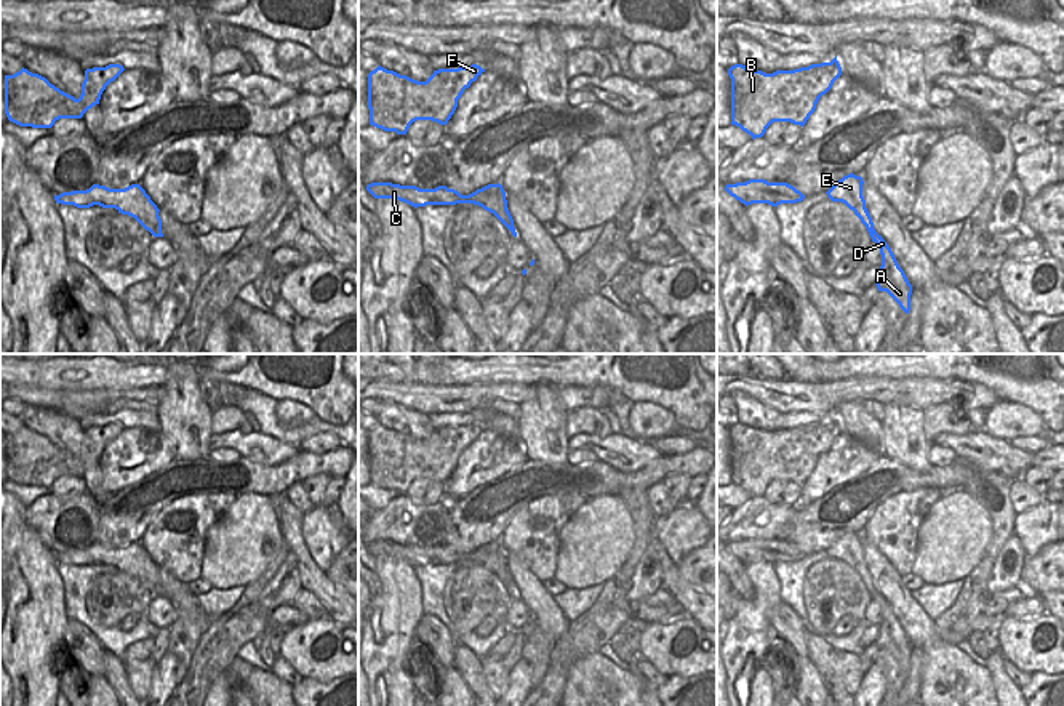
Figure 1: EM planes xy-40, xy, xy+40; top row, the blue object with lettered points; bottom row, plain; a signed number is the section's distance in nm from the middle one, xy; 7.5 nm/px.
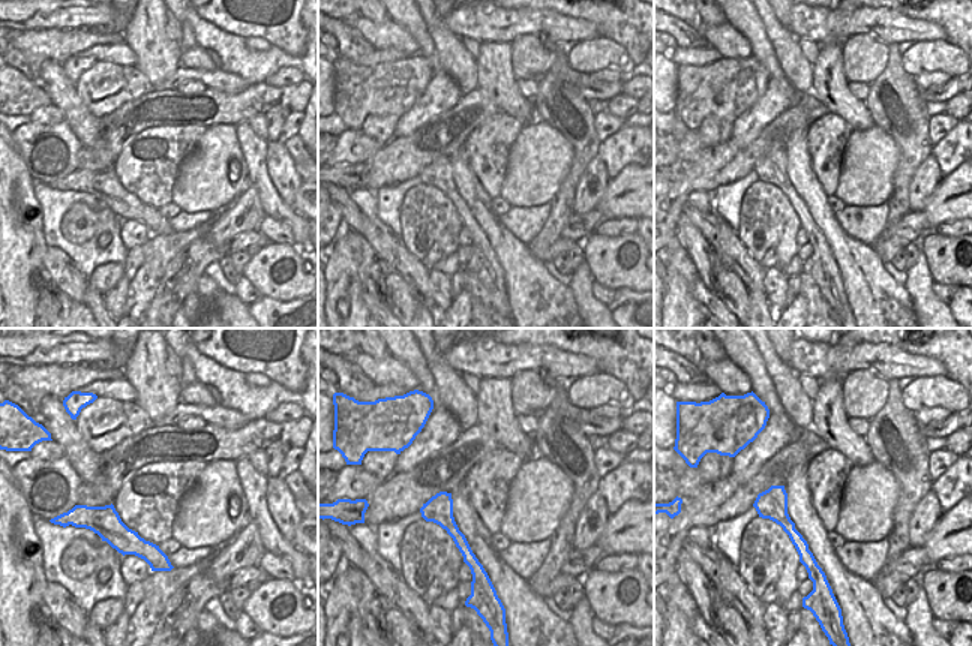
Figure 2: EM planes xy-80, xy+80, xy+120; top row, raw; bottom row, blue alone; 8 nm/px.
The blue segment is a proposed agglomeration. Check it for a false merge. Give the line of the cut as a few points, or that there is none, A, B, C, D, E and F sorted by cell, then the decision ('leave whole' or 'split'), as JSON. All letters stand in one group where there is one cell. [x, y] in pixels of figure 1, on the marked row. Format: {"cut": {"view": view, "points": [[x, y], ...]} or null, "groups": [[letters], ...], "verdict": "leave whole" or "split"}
{"cut": {"view": "xy", "points": [[472, 192], [480, 205]]}, "groups": [["A", "B", "D", "E", "F"], ["C"]], "verdict": "split"}

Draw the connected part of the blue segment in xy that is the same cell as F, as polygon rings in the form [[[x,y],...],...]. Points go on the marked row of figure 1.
[[[477,64],[438,69],[426,82],[378,66],[368,74],[370,125],[406,134],[416,120],[446,125],[458,99],[485,69]]]

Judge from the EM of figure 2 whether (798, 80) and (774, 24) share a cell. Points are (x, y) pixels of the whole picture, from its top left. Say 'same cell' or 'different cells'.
same cell

